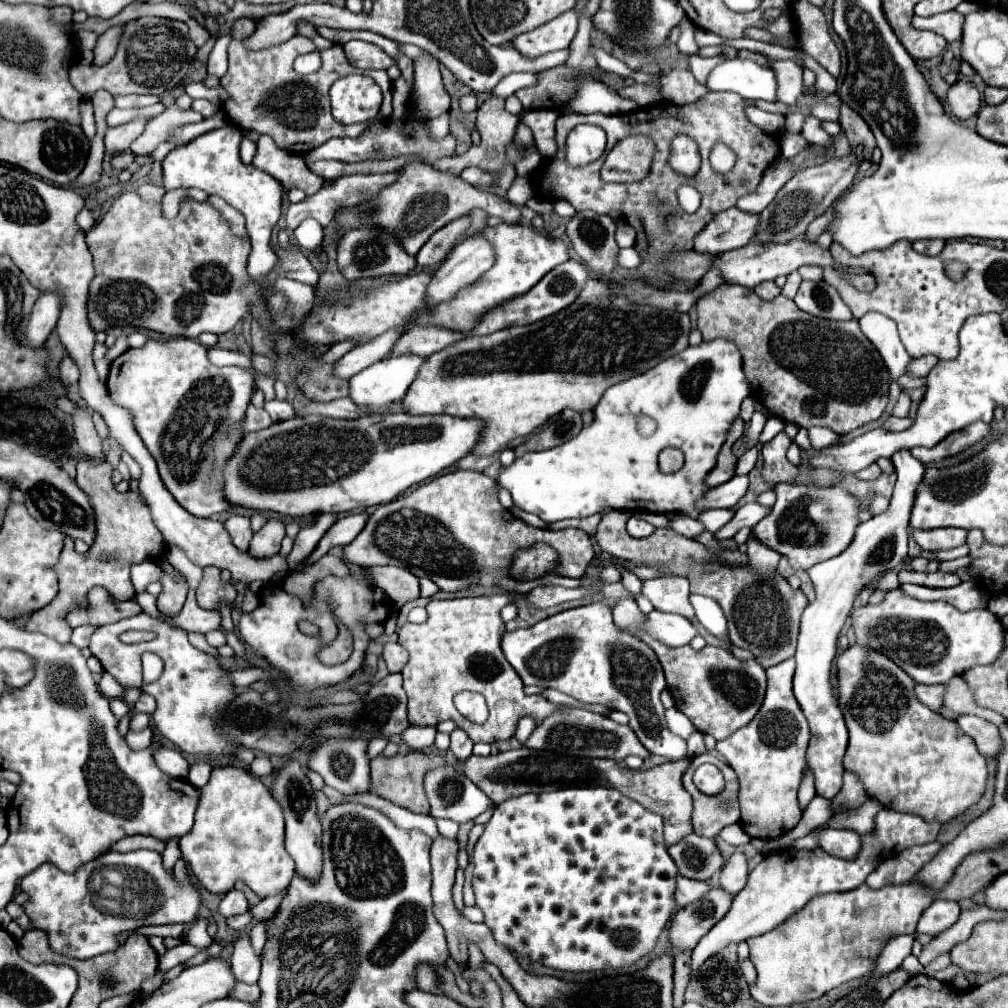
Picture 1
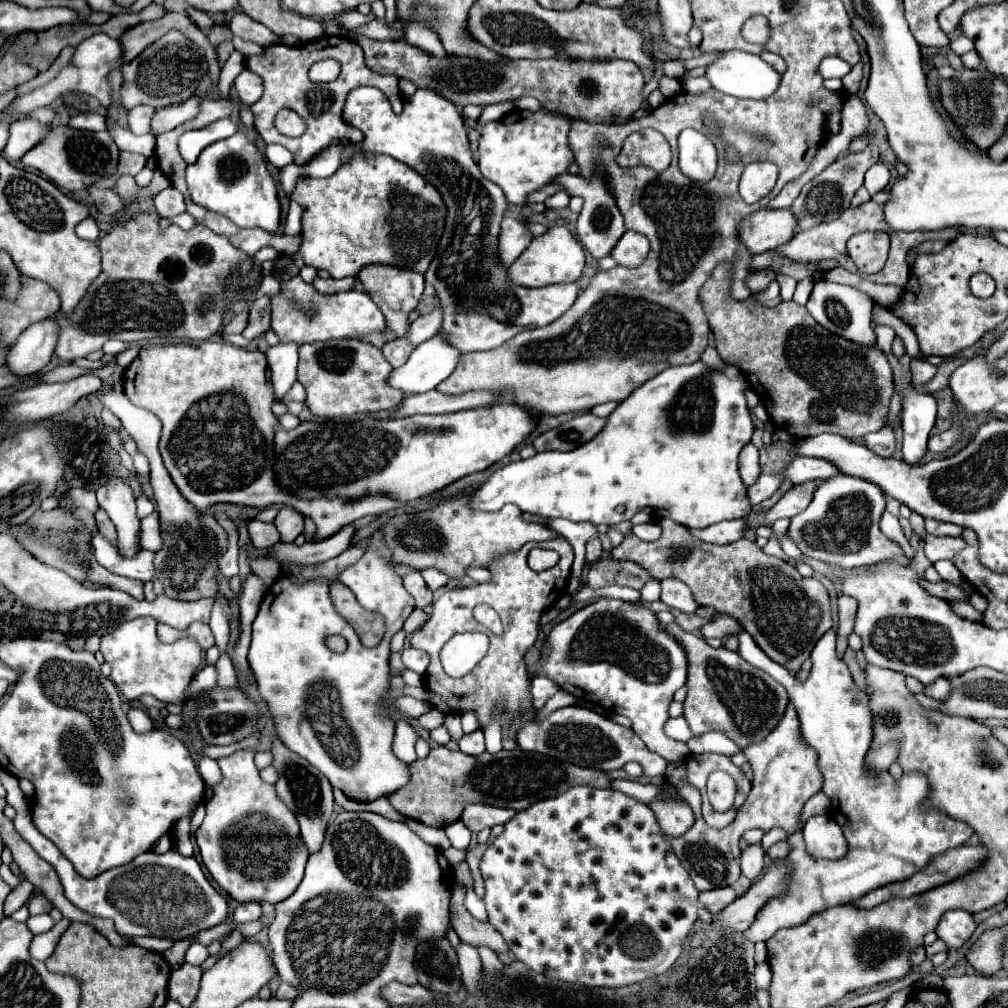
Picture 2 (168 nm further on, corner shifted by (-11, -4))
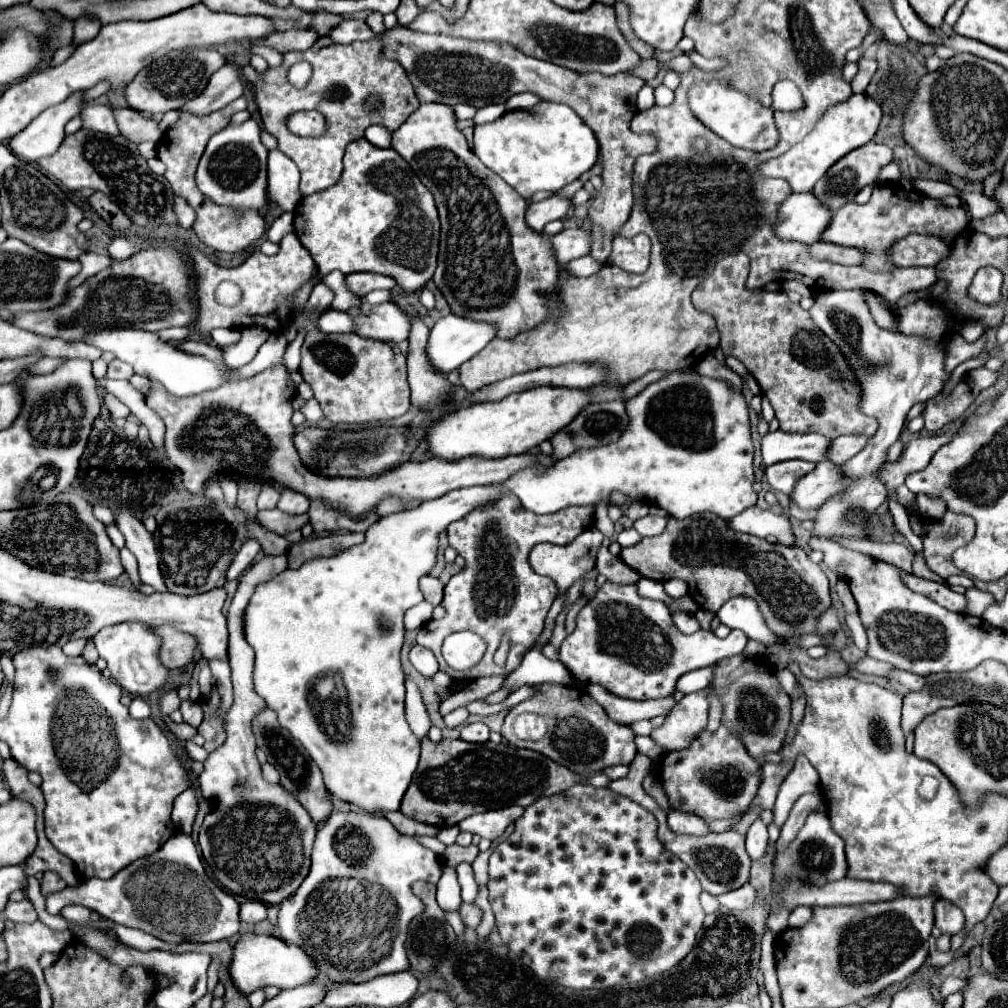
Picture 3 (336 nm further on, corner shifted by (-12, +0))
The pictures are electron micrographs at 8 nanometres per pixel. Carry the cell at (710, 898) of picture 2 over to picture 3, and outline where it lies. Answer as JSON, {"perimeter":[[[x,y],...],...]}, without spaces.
{"perimeter":[[[746,884],[738,890],[732,890],[730,894],[718,896],[718,902],[730,910],[746,910],[756,904],[756,896],[758,896],[758,892],[750,884]]]}

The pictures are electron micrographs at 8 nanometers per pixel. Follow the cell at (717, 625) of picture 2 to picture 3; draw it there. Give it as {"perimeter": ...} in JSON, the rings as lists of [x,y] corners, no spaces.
{"perimeter":[[[746,596],[730,598],[716,614],[722,624],[742,630],[748,638],[764,646],[772,646],[774,642],[778,642],[778,638],[774,638],[774,632],[766,626],[762,612],[752,598]]]}

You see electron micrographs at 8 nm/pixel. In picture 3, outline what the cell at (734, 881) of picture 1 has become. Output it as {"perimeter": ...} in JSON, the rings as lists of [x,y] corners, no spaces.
{"perimeter":[[[756,820],[746,836],[746,850],[752,860],[758,860],[764,856],[766,846],[768,846],[768,826],[762,820]]]}

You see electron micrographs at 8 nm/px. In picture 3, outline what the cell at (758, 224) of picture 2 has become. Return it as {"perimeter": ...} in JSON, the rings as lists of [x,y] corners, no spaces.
{"perimeter":[[[794,192],[778,212],[778,236],[800,242],[820,242],[822,230],[830,224],[830,208],[826,208],[816,194]]]}

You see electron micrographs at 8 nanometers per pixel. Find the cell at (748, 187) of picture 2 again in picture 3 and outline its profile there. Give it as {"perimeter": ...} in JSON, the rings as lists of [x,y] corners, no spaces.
{"perimeter":[[[852,94],[846,102],[840,102],[836,106],[830,106],[824,116],[816,122],[814,130],[794,148],[790,148],[786,154],[772,158],[760,166],[760,172],[764,176],[772,178],[786,178],[794,192],[806,192],[812,190],[814,184],[828,172],[828,168],[838,162],[848,152],[860,148],[862,144],[868,144],[882,120],[882,110],[878,102],[868,98],[866,94]]]}

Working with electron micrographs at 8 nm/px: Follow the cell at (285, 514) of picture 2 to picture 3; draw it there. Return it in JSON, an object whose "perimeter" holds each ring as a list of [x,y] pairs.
{"perimeter":[[[282,490],[280,500],[278,500],[278,508],[288,514],[304,514],[308,512],[308,506],[310,506],[310,498],[294,490]]]}

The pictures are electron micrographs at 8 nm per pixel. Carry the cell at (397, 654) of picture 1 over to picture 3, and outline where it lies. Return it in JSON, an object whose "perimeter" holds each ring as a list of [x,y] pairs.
{"perimeter":[[[418,644],[410,650],[410,662],[424,678],[434,678],[434,674],[438,672],[438,660],[434,658],[434,654]]]}

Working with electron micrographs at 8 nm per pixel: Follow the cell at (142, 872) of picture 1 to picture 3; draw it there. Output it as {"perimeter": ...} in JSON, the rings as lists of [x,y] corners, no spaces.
{"perimeter":[[[174,834],[150,856],[144,856],[110,880],[90,878],[74,888],[46,896],[46,912],[60,914],[68,904],[82,904],[104,918],[128,928],[144,930],[172,946],[182,942],[218,942],[238,934],[240,904],[216,886],[204,872],[200,856],[190,836]]]}

